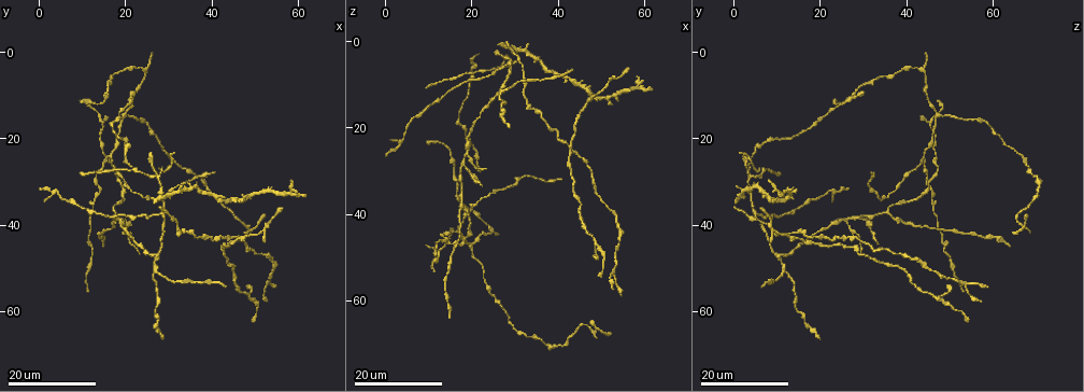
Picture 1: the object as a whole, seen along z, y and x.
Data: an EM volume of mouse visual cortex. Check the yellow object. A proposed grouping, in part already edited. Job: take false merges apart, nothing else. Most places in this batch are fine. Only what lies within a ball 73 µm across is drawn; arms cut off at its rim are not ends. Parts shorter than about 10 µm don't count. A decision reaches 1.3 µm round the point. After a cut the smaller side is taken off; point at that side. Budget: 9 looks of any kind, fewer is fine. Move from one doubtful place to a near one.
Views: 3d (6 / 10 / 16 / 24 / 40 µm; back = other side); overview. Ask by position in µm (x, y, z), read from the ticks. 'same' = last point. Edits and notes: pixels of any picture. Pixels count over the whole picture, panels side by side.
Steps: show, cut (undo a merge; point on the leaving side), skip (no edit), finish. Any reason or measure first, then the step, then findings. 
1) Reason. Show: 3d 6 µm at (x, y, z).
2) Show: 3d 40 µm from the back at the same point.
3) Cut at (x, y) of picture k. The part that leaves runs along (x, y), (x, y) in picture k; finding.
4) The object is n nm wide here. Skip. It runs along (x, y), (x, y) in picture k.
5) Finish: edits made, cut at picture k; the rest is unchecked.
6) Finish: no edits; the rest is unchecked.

Three-way junction. Show: 3d 16 µm at (29.0, 38.5, 4.5).

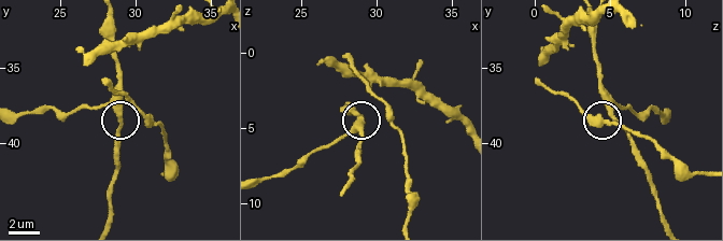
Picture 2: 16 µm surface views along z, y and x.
Show: 3d 6 µm at (29.0, 38.2, 5.0).

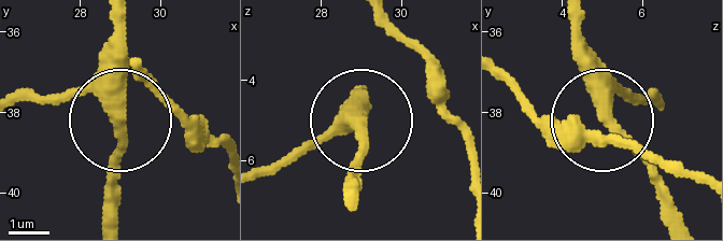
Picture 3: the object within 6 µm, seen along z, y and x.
Show: 3d 6 µm from the back at (29.00, 38.05, 5.00).

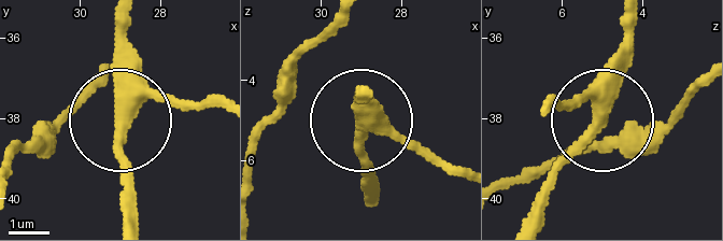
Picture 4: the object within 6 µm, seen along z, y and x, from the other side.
Skip. It runs along (369, 200), (358, 94) in picture 4; all the same neuron.

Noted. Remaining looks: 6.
Three-way junction. Show: 3d 24 µm at (27.0, 51.0, 11.5).

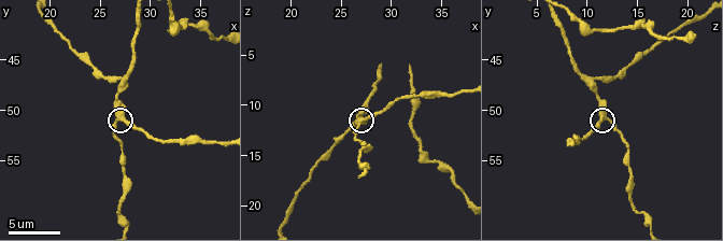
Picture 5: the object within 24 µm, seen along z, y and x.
Show: 3d 6 µm at (26.8, 50.8, 11.8).

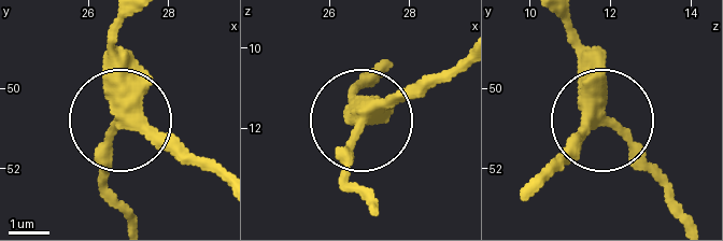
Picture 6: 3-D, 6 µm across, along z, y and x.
The side arm is 19 µm long. Skip. It runs along (564, 18), (597, 124), (542, 179) in picture 6; one neuron here.

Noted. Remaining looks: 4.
Arms part here. Show: 3d 24 µm at (43.0, 45.0, 24.5).

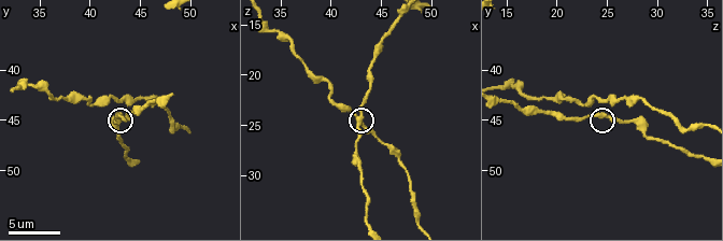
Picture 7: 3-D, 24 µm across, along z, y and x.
Show: 3d 10 µm at (43.0, 44.4, 24.4).

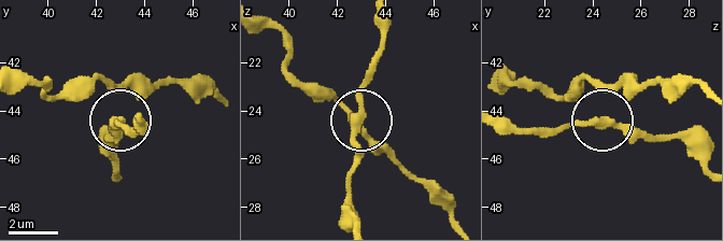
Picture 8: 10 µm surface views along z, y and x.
The object is 250 nm wide here. Skip. One neuron here.

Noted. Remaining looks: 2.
Small branch off a trunk. Show: 3d 24 µm at (16.5, 24.0, 44.0).

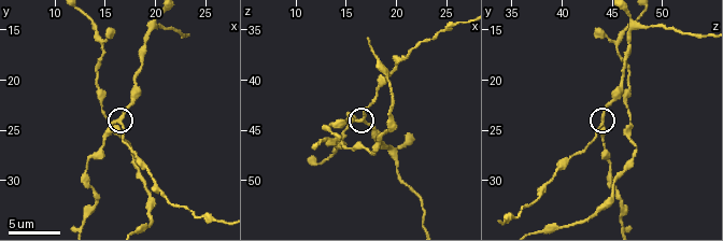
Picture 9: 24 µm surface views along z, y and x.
Closer look. Show: 3d 6 µm at (16.4, 23.8, 43.8).

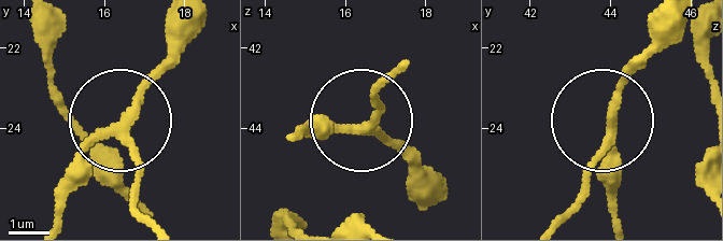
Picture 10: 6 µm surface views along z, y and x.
The object is 210 nm wide here. Skip. It runs along (700, 176), (619, 156), (611, 122), (587, 187), (564, 214) in picture 10; all the same neuron.

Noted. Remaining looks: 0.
Finish: no edits; the rest is unchecked.

